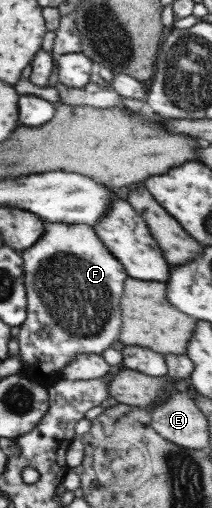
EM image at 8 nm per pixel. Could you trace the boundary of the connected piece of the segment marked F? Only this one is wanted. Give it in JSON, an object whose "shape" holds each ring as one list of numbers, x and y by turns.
{"shape":[[53,223,46,224,45,234,42,235,42,240,39,240,33,247,27,248,21,252,25,261,25,285,28,289,28,308,26,322,19,327,22,330,20,334,20,348,22,348,22,360,25,361,26,367,22,371,25,375,28,375,33,381,43,384,45,387,52,387,54,383,64,379,61,370,67,367,78,355,81,354,97,354,100,355,104,350,112,348,112,344,119,340,122,330,122,307,121,300,125,291,125,281,130,278,126,267,122,265,122,262,117,259,116,256,110,252,110,249,102,242,100,236,98,236,97,229,87,224,64,224]]}

